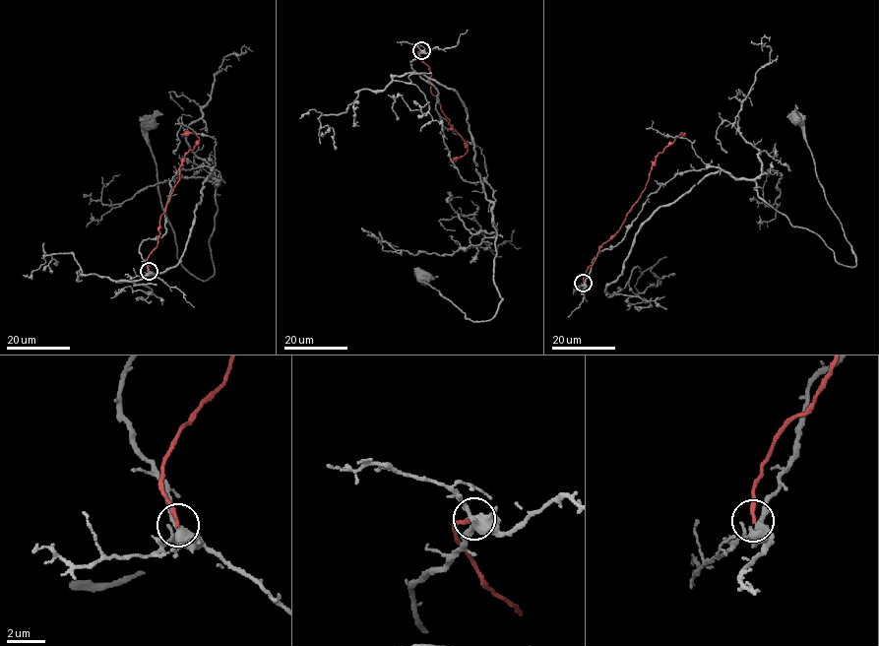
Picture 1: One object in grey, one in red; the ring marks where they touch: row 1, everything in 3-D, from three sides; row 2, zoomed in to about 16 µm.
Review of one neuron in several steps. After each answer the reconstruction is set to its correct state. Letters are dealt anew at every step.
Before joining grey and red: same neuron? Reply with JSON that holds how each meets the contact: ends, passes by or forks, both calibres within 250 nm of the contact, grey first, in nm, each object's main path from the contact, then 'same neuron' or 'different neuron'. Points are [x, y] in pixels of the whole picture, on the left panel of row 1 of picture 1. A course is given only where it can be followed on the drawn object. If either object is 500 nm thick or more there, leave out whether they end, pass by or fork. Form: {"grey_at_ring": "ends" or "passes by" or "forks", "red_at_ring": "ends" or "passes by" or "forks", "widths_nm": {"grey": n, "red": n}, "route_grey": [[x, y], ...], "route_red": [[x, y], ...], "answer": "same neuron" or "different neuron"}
{"grey_at_ring": "forks", "red_at_ring": "ends", "widths_nm": {"grey": 360, "red": 190}, "route_grey": [[149, 271], [140, 245], [165, 232], [178, 171], [220, 177], [203, 281], [177, 256], [146, 124]], "route_red": [[149, 271], [147, 257], [156, 246], [159, 218], [179, 179], [181, 161], [199, 140], [194, 133], [180, 135]], "answer": "different neuron"}

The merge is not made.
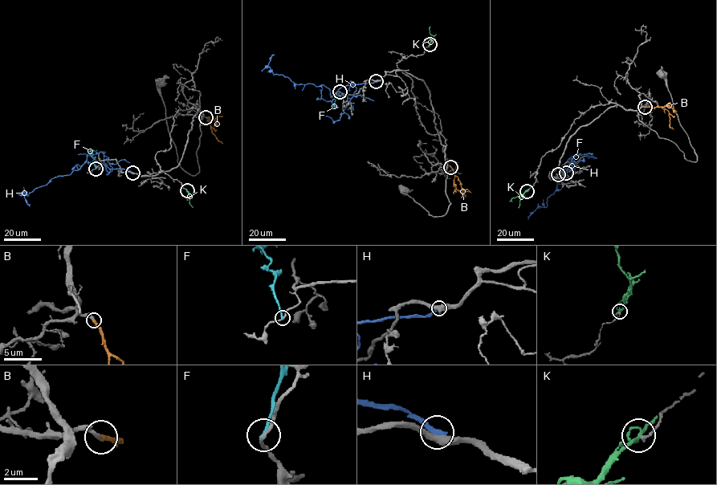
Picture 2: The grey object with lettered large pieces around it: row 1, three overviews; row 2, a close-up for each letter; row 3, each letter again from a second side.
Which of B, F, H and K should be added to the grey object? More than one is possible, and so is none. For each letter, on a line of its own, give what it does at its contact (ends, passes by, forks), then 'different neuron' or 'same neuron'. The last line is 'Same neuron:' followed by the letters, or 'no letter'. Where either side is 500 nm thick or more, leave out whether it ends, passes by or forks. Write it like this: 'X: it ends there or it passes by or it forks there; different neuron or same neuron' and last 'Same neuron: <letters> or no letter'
B: it ends there; same neuron
F: it ends there; different neuron
H: it ends there; different neuron
K: it forks there; different neuron
Same neuron: B

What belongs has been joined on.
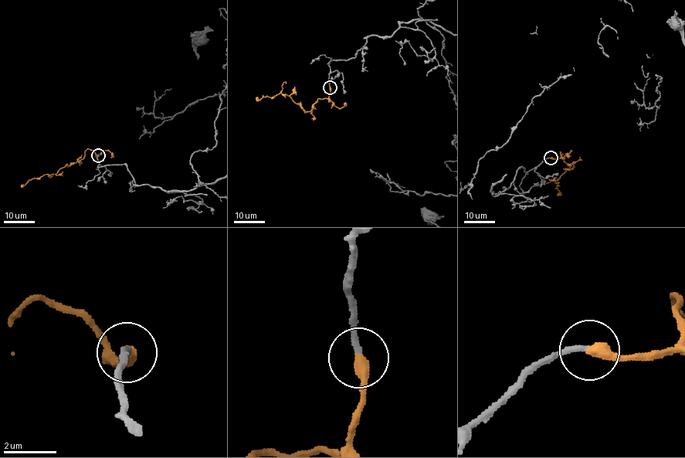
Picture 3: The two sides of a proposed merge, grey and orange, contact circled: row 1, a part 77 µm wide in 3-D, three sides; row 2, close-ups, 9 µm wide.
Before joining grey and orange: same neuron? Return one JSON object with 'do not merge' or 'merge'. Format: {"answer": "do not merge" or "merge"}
{"answer": "merge"}

